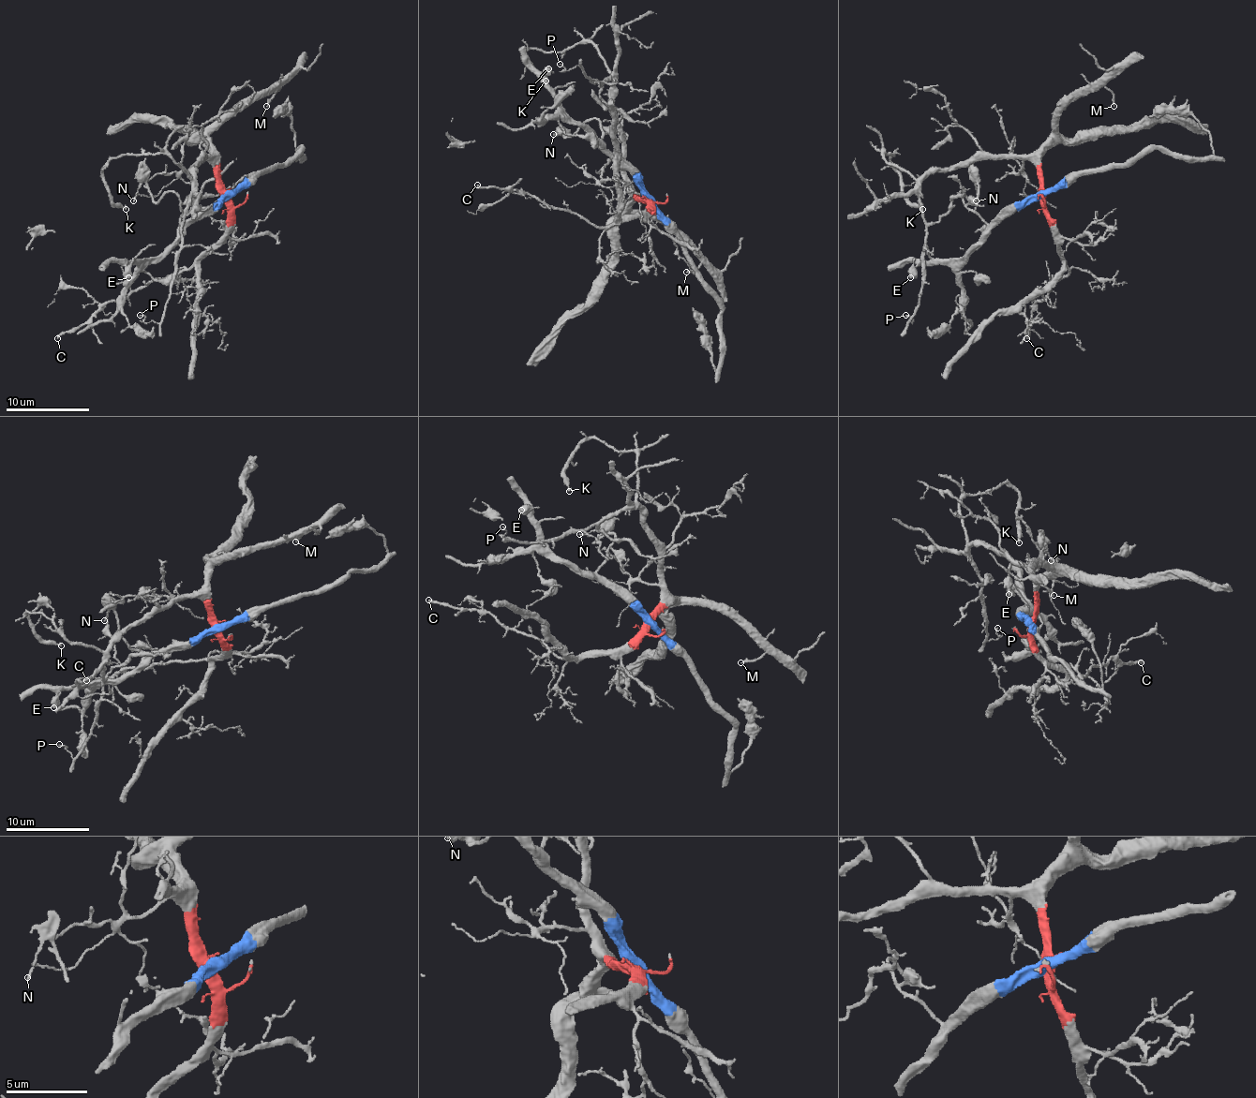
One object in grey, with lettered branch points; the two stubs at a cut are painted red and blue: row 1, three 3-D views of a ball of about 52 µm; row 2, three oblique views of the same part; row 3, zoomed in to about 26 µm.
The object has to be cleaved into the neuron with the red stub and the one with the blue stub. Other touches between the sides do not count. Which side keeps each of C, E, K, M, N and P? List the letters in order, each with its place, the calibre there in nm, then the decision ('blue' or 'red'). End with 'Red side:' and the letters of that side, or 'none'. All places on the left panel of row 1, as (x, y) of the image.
C: (57, 338) | 220 nm | red
E: (128, 277) | 600 nm | blue
K: (126, 209) | 180 nm | red
M: (266, 106) | 170 nm | red
N: (133, 200) | 120 nm | blue
P: (140, 315) | 110 nm | red
Red side: C, K, M, P

